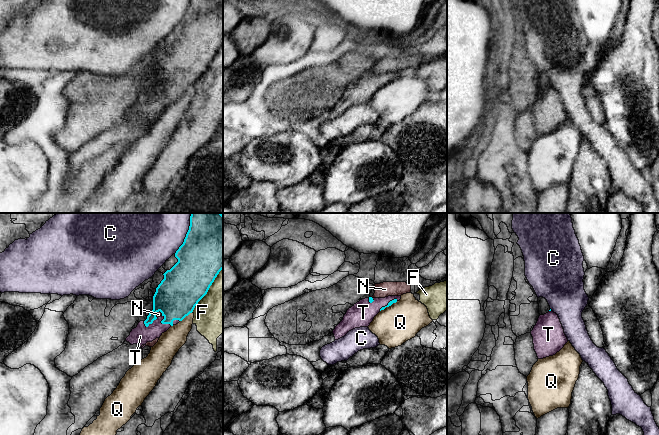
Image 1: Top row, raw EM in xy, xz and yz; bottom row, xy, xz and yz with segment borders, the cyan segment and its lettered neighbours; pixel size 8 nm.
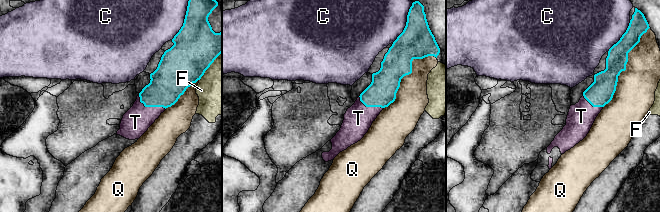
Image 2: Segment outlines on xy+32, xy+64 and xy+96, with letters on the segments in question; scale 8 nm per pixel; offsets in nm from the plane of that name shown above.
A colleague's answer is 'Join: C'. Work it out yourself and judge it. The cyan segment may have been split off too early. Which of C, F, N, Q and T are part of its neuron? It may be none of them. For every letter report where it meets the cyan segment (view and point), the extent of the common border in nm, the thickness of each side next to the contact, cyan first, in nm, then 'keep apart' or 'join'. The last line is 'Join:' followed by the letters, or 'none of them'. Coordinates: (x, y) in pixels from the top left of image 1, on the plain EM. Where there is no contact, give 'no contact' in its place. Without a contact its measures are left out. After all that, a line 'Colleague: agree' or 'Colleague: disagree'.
C: contact xy (184, 15); length 280 nm; calibres 400 and 320 nm; keep apart
F: contact xy (208, 65); length 420 nm; calibres 360 and 360 nm; keep apart
N: contact xy (159, 86); length 70 nm; calibres 340 and 50 nm; keep apart
Q: contact xy (186, 91); length 130 nm; calibres 360 and 180 nm; keep apart
T: contact xy (170, 100); length 160 nm; calibres 340 and 150 nm; join
Join: T
Colleague: disagree

